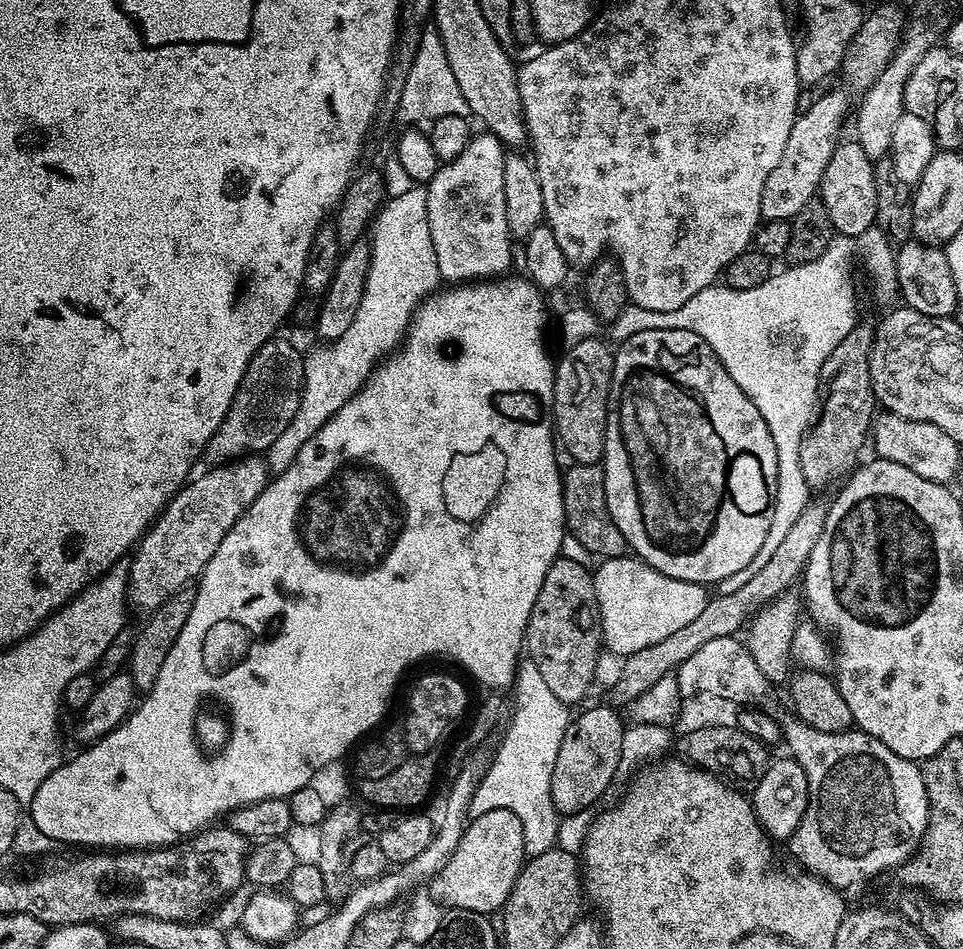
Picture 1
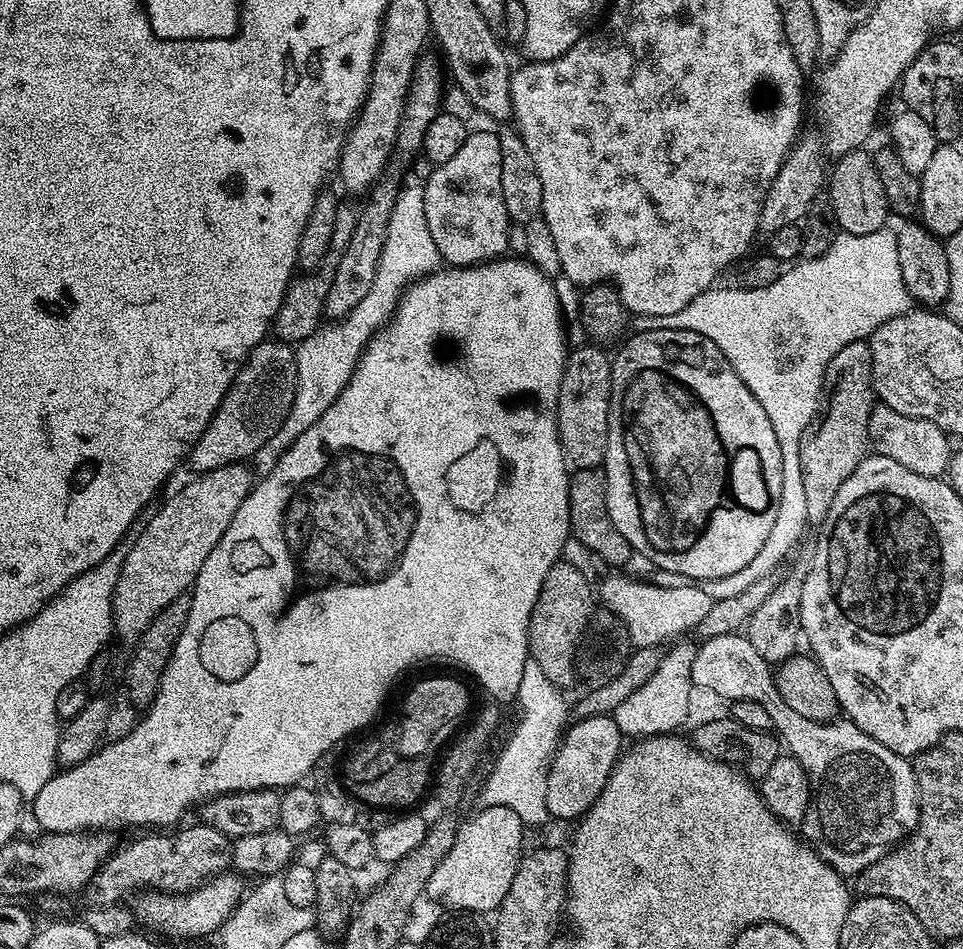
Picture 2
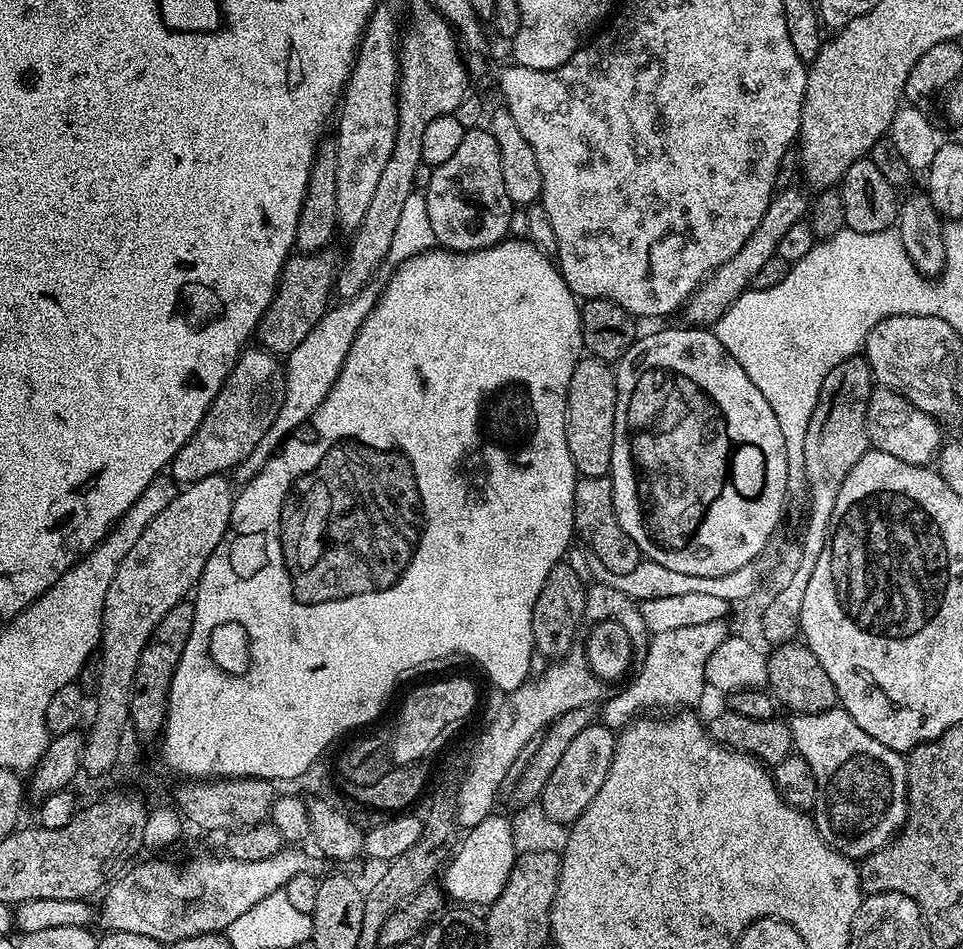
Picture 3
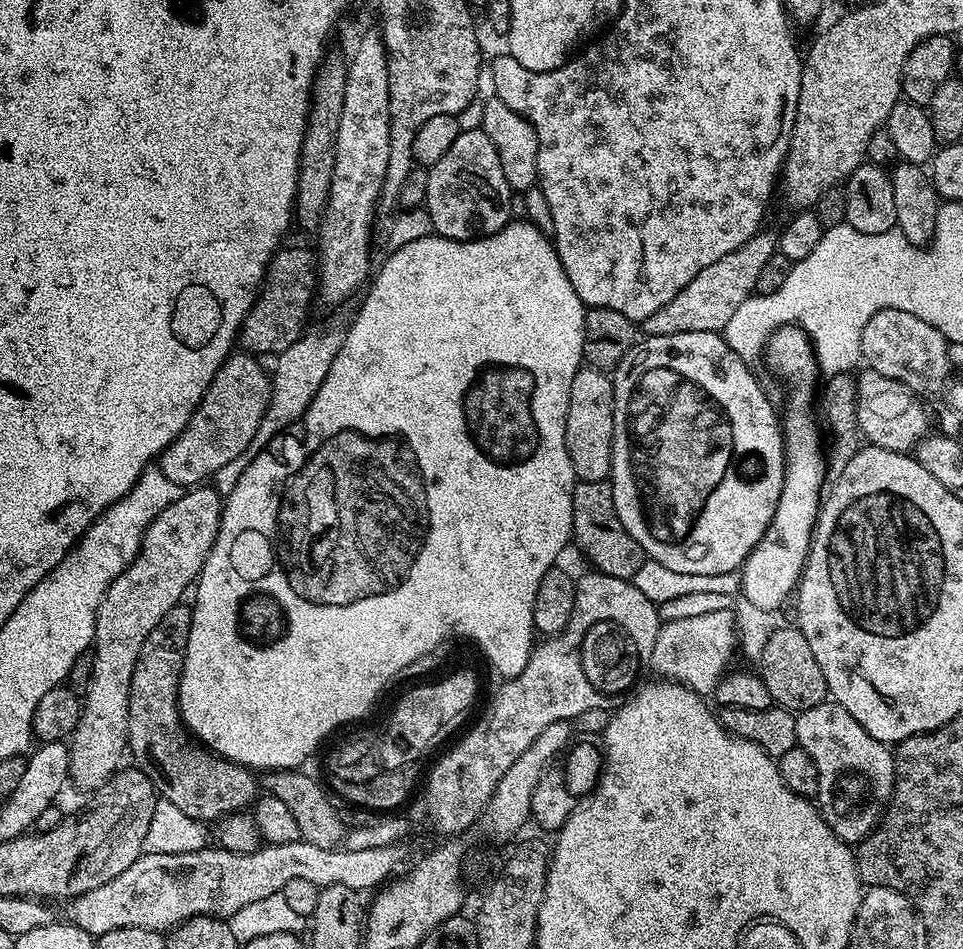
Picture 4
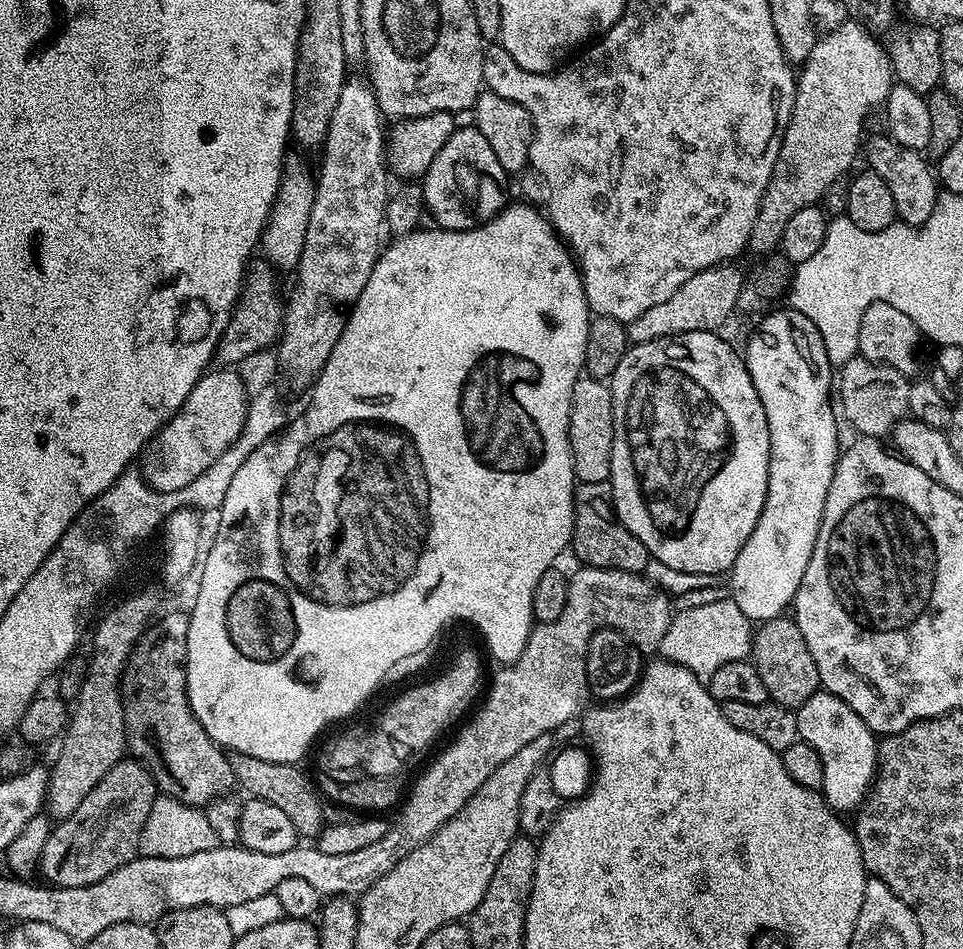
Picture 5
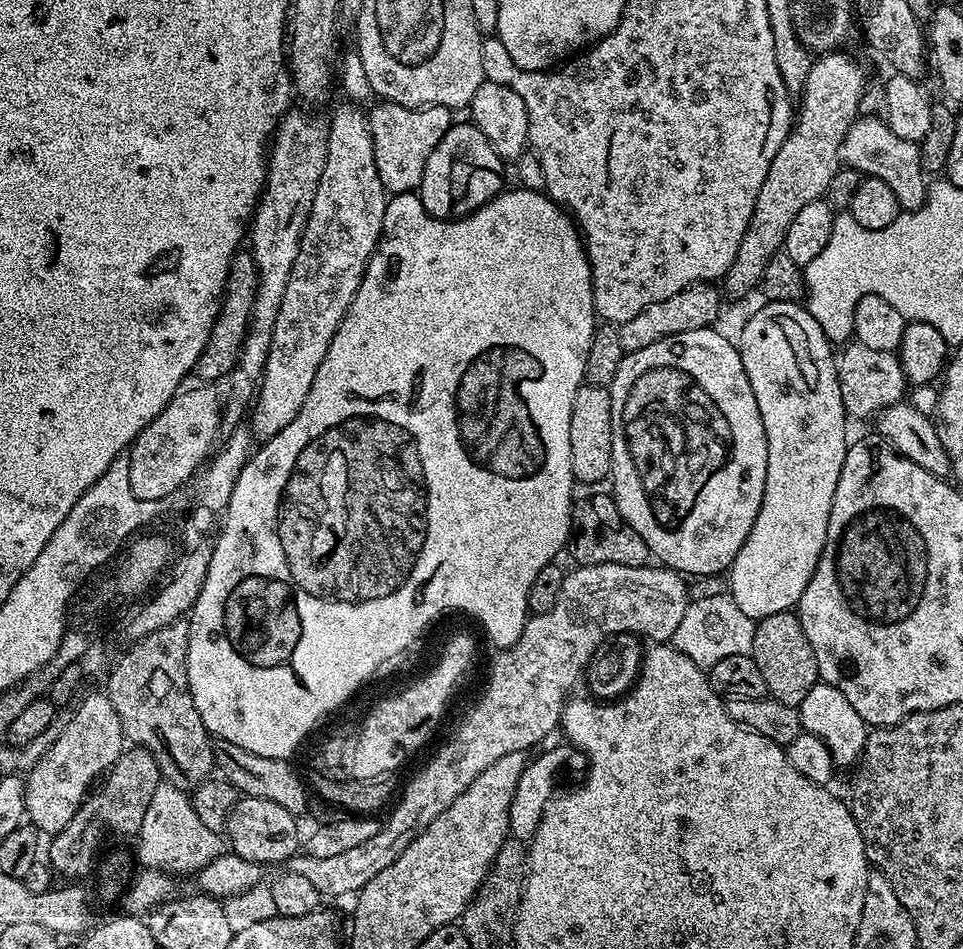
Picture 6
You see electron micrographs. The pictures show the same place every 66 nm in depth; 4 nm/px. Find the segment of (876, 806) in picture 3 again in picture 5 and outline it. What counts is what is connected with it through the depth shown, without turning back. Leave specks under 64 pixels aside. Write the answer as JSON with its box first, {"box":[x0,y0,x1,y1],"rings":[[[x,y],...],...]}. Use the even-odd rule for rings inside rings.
{"box":[795,690,877,814],"rings":[[[823,690],[815,692],[805,704],[795,709],[795,714],[798,718],[800,740],[814,746],[814,750],[818,750],[818,756],[822,758],[824,800],[837,814],[855,813],[868,799],[868,793],[872,791],[876,778],[877,737],[868,729],[866,722],[862,722],[862,718],[858,718],[858,714],[854,714],[854,710],[850,710],[850,706],[846,706],[846,702],[842,702],[842,698]]]}

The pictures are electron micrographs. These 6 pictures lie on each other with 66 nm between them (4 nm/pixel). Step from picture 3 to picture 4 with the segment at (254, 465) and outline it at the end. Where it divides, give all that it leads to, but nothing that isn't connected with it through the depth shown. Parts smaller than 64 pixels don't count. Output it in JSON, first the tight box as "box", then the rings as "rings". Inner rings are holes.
{"box":[214,327,345,494],"rings":[[[343,327],[320,328],[317,332],[311,332],[301,336],[298,342],[294,342],[294,346],[290,346],[290,350],[282,350],[275,357],[276,369],[271,369],[270,372],[271,400],[268,401],[268,408],[245,452],[239,454],[232,462],[228,462],[226,466],[222,466],[214,475],[214,488],[218,493],[227,494],[230,490],[234,490],[238,478],[242,478],[246,466],[250,466],[253,458],[289,424],[304,415],[314,394],[318,394],[318,386],[322,386],[326,374],[330,374],[330,362],[334,362],[338,350],[342,346],[345,329]]]}

